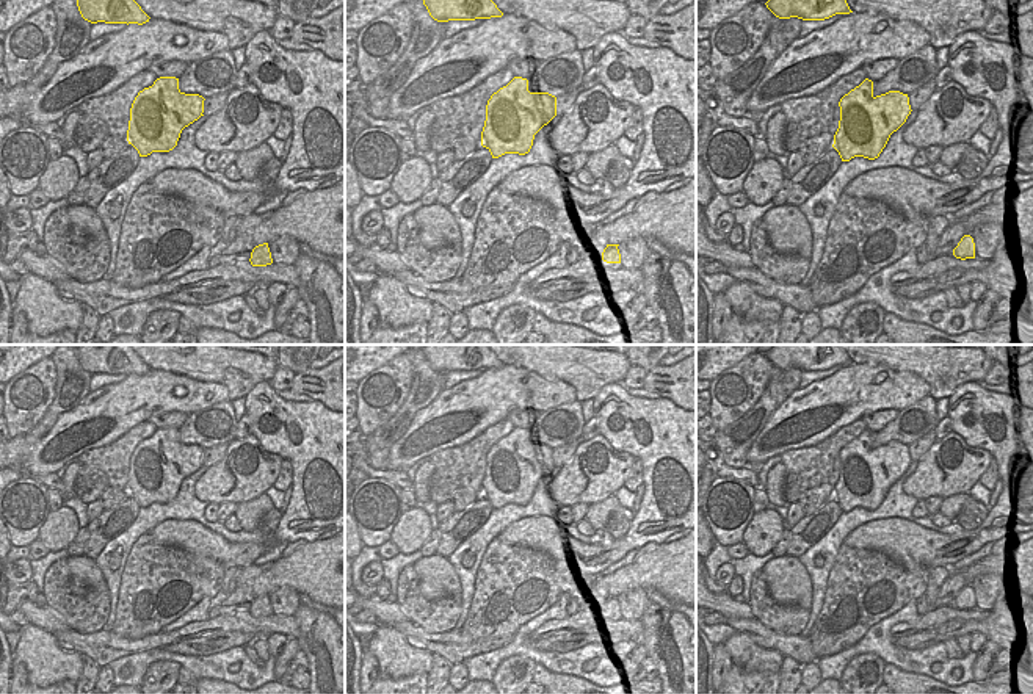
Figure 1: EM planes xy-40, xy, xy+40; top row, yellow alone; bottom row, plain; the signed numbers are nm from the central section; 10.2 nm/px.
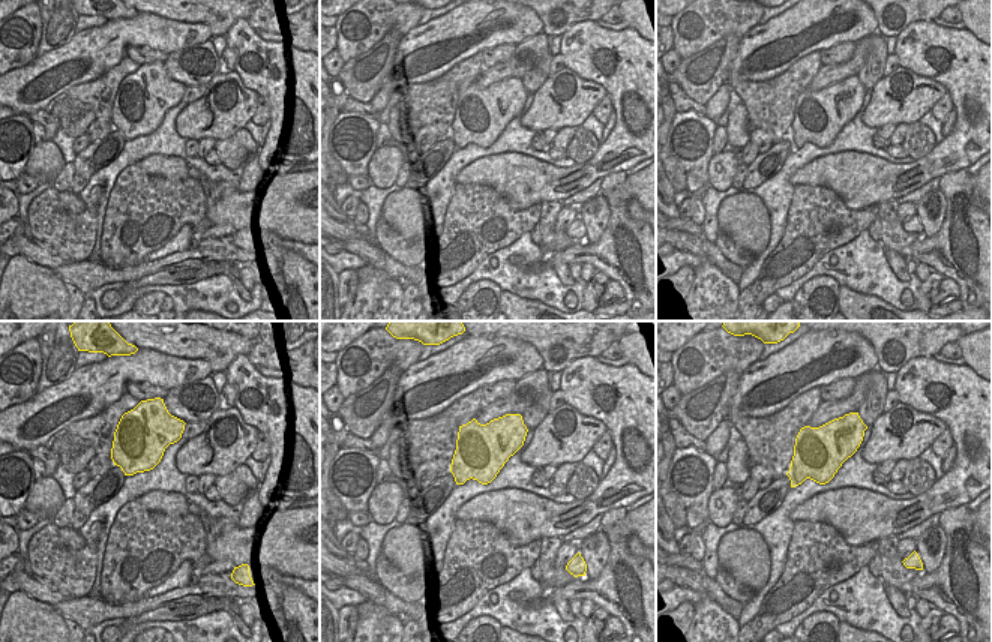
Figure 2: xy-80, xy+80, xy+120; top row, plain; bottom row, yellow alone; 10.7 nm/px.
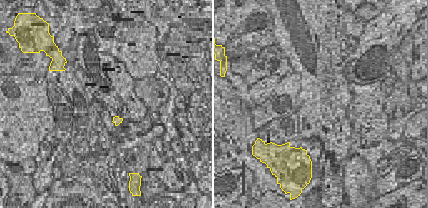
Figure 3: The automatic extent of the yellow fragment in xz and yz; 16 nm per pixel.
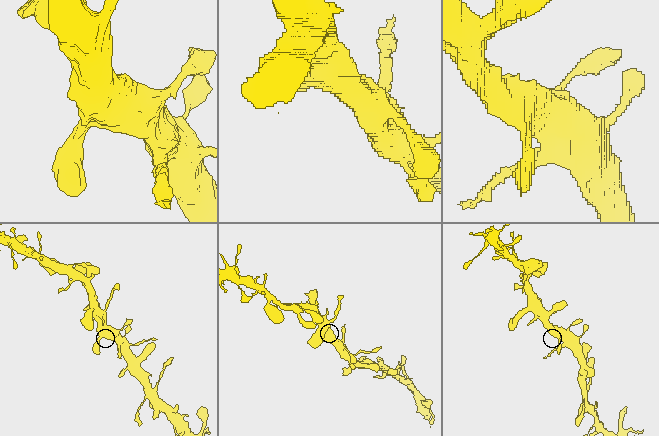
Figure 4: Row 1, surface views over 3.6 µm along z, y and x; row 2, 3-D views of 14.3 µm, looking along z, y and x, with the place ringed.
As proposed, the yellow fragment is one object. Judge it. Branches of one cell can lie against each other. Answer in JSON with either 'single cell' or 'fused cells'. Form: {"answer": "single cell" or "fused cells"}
{"answer": "single cell"}

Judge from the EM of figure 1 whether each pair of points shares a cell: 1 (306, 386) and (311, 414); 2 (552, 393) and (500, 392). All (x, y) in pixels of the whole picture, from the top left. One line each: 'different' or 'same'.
1: different
2: same

